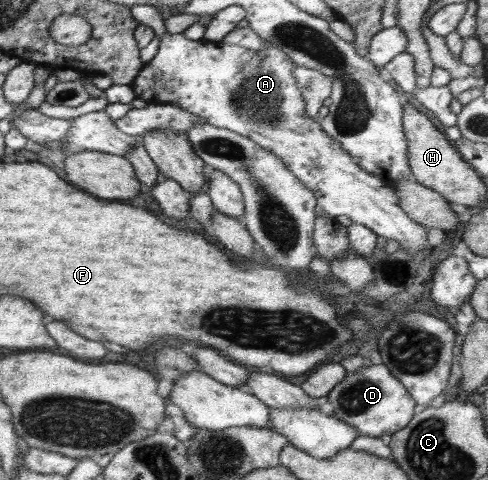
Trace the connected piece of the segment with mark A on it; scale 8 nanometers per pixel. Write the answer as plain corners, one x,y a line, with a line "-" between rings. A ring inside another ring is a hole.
166,32
156,55
151,61
143,64
130,85
135,97
146,103
178,104
178,107
206,119
210,125
238,133
251,139
262,149
274,153
275,157
282,159
286,167
316,195
316,214
324,214
330,218
347,215
352,222
370,228
376,235
381,235
387,240
396,240
402,245
402,249
415,258
425,259
430,256
431,248
427,242
429,229
406,215
400,207
395,188
386,185
378,176
362,170
358,162
354,162
352,155
342,150
342,144
334,141
334,138
322,130
320,119
315,120
306,114
306,100
302,98
302,90
296,85
296,78
292,74
297,65
288,54
272,43
263,41
263,45
265,47
260,50
248,50
240,45
224,43
222,40
192,41
183,33

